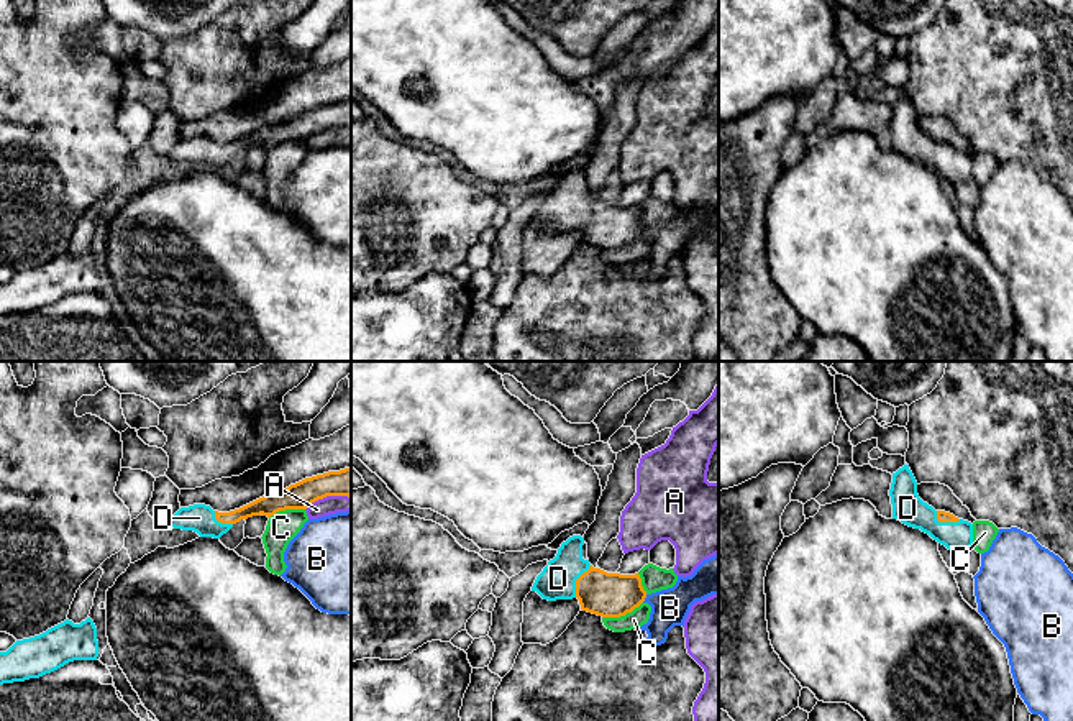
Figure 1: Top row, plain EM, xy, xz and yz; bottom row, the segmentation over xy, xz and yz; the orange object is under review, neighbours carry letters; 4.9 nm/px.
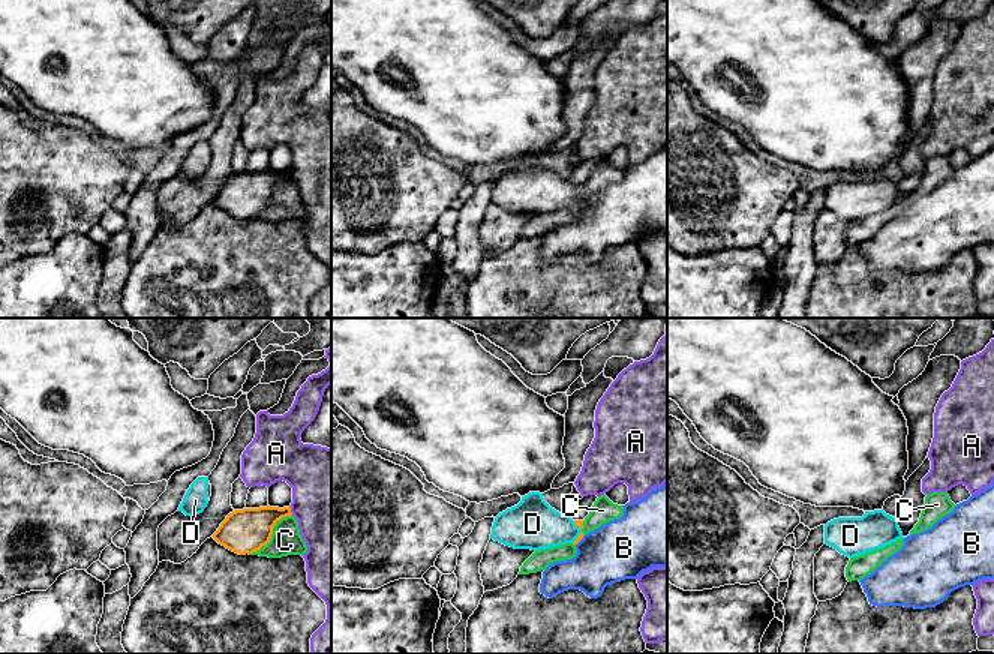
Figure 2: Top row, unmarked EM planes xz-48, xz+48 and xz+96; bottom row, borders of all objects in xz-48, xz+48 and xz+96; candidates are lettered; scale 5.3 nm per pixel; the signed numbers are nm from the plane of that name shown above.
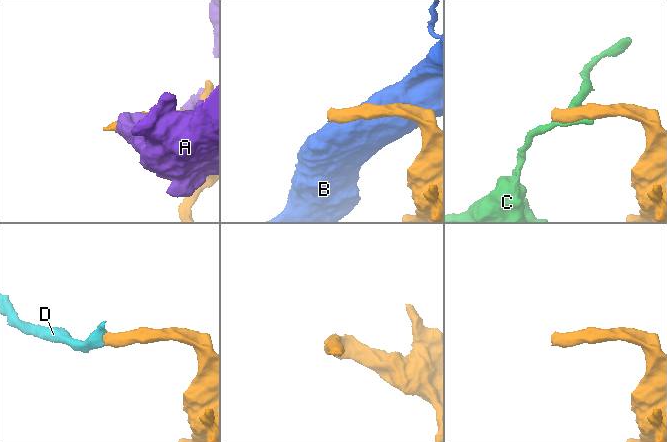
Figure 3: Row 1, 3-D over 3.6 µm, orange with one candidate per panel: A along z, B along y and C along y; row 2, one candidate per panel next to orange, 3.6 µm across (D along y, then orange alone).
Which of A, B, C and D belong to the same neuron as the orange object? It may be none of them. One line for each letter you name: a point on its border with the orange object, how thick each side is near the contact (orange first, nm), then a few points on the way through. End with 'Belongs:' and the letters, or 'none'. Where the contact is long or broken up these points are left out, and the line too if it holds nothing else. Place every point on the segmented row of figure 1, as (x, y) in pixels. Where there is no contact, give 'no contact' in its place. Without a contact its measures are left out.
D: contact xz (576, 582); calibres 220 and 180 nm; way xz (611, 595), (576, 582), (558, 578)
Belongs: D

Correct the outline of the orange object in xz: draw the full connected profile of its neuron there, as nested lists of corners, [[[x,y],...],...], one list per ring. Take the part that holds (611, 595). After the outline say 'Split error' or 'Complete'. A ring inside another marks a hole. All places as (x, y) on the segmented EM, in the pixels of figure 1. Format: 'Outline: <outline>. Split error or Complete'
Outline: [[[581,535],[563,542],[556,557],[536,576],[532,591],[548,601],[578,598],[582,611],[602,618],[620,618],[638,608],[646,598],[640,575],[594,568],[582,558],[582,545]]]. Split error

